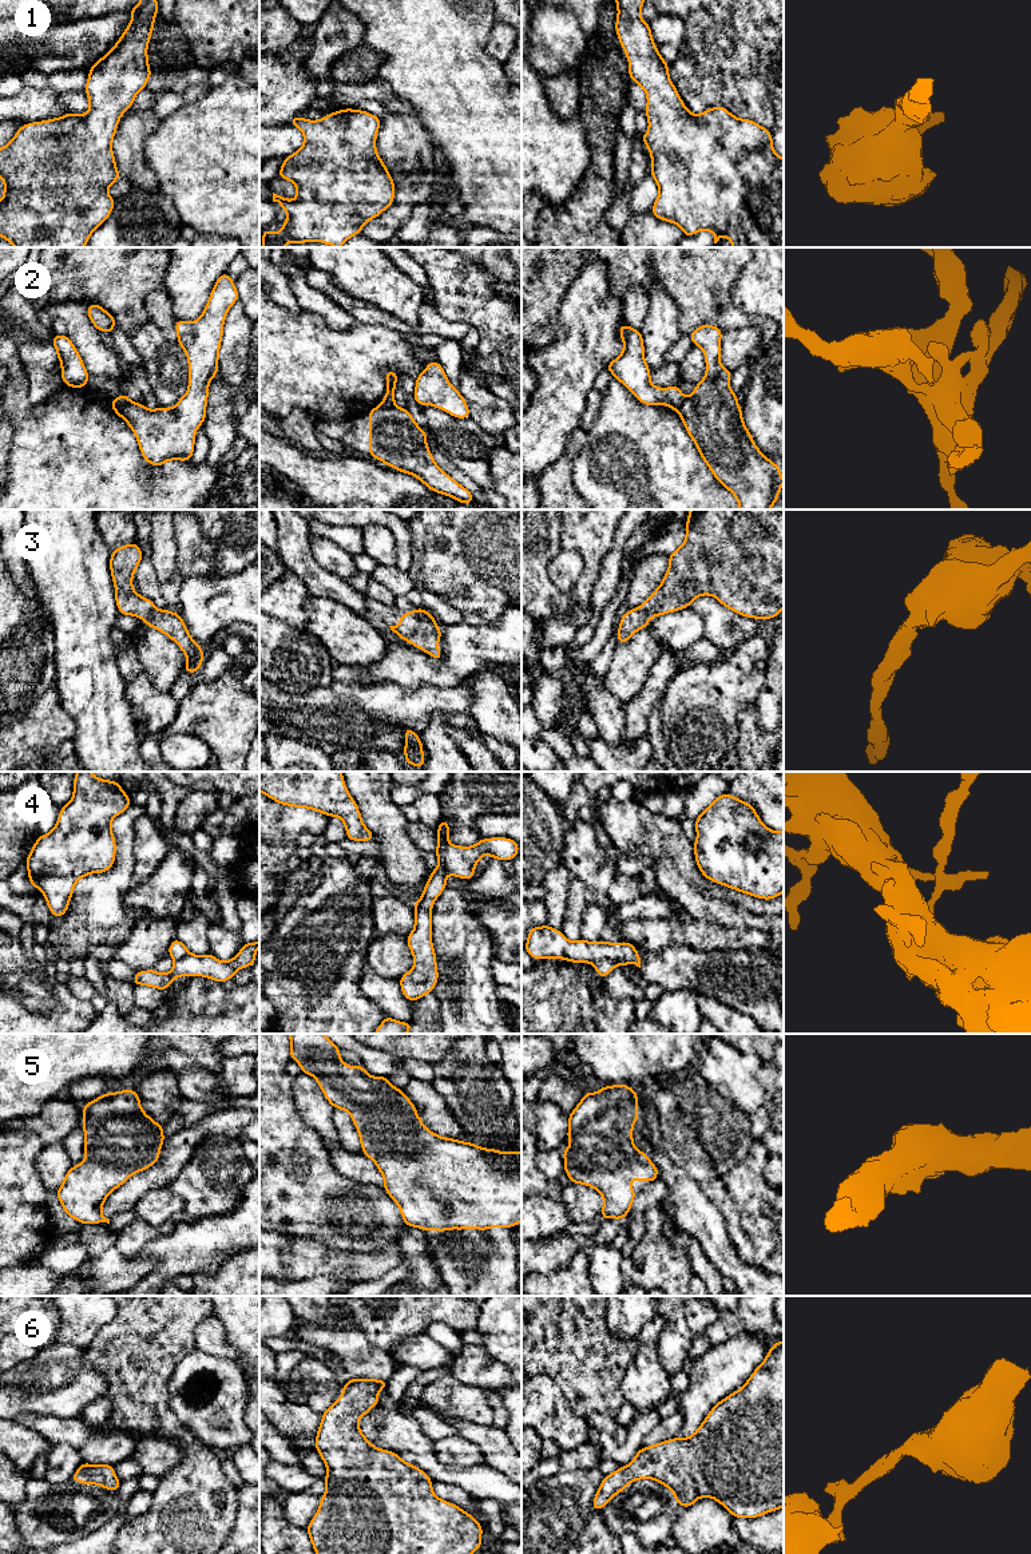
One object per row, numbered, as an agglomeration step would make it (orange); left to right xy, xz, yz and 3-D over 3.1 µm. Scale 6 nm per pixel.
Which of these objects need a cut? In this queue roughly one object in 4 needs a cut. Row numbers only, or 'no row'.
2, 4

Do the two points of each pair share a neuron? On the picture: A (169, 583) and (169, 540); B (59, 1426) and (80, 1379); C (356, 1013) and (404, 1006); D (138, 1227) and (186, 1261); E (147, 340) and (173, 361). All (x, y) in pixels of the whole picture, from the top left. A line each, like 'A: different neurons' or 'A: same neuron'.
A: same neuron
B: different neurons
C: different neurons
D: different neurons
E: same neuron

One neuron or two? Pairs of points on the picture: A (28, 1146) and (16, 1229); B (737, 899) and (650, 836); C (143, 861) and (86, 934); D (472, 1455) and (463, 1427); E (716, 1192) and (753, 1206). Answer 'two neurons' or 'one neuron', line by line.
A: one neuron
B: one neuron
C: two neurons
D: two neurons
E: one neuron

